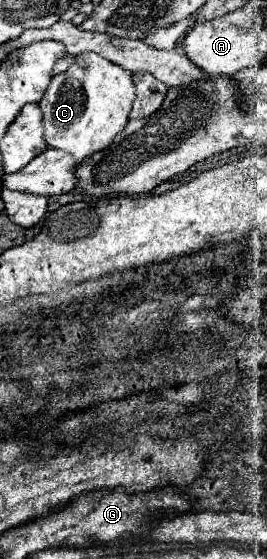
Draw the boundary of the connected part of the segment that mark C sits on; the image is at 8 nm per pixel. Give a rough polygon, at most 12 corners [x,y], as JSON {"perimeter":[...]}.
{"perimeter":[[98,53],[54,75],[46,141],[82,163],[128,121],[132,75]]}

